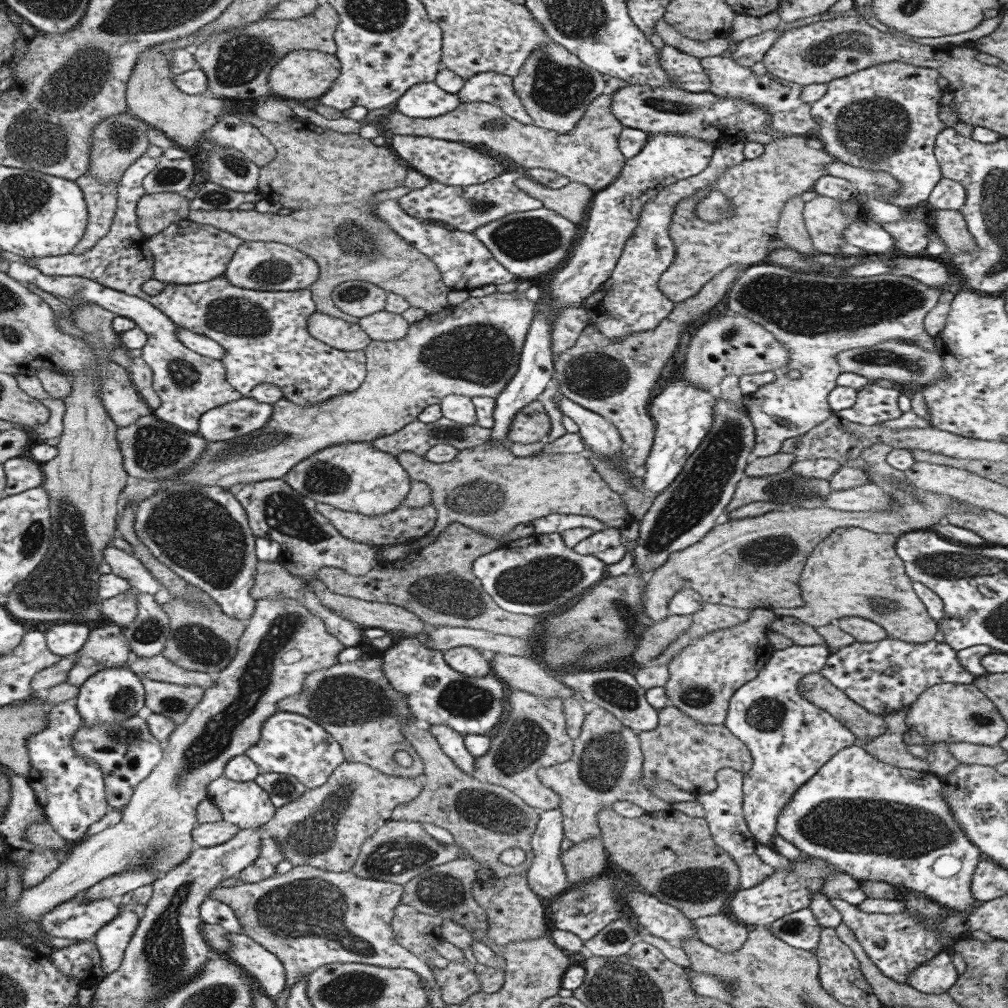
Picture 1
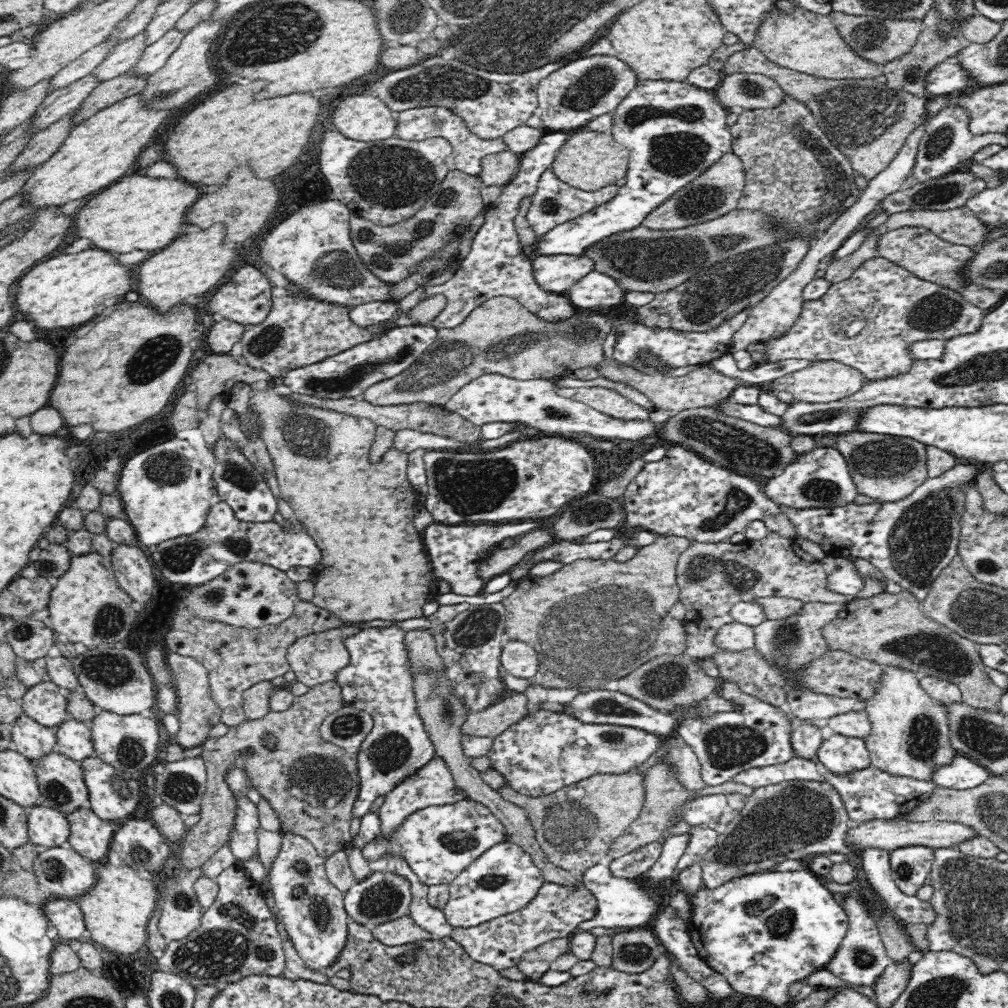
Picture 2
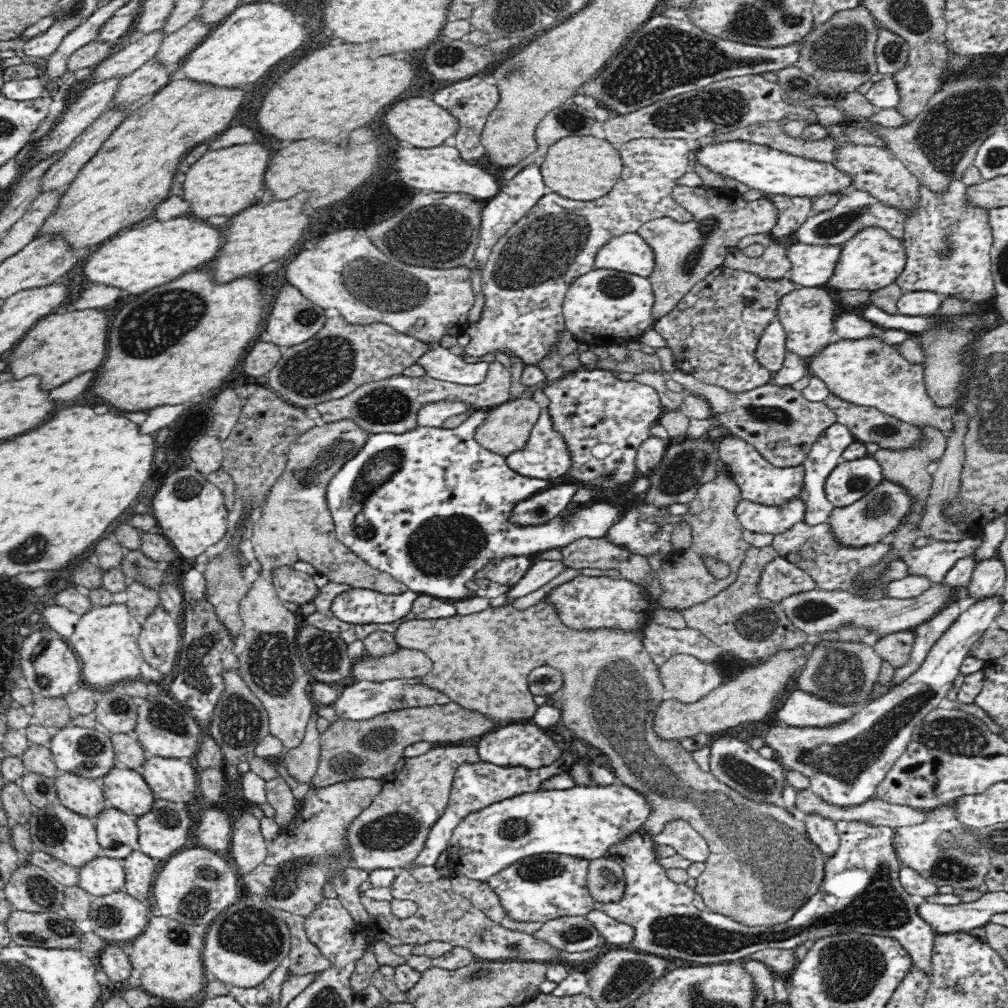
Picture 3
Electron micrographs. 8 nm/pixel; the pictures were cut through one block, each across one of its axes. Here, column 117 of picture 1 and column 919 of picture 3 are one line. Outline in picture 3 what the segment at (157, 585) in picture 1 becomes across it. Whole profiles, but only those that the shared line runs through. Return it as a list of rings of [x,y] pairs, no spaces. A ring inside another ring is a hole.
[[[968,536],[964,540],[950,542],[931,540],[923,547],[905,552],[902,560],[908,567],[908,575],[926,576],[934,583],[941,583],[956,561],[975,554],[980,544],[980,536]]]

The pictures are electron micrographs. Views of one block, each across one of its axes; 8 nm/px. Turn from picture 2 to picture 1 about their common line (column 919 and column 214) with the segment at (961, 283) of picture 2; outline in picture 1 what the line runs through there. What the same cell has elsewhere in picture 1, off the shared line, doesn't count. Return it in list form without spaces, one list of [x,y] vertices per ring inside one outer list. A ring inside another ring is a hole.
[[[186,219],[150,236],[146,248],[154,258],[154,279],[163,283],[192,284],[223,275],[240,244],[244,244],[244,240],[228,231]]]

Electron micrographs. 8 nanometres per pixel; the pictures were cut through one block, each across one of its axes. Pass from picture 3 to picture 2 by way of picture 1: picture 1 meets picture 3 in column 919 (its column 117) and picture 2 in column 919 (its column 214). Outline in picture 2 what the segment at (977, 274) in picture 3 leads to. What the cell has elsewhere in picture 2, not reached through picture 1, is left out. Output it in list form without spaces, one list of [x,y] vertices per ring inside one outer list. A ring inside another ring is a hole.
[[[884,257],[865,260],[854,269],[852,276],[837,283],[817,299],[802,302],[800,316],[786,334],[765,342],[764,360],[772,363],[789,359],[804,361],[837,361],[857,369],[866,380],[878,381],[907,374],[914,365],[911,345],[922,340],[940,339],[945,342],[959,335],[976,333],[987,310],[968,302],[960,291],[922,280]]]

